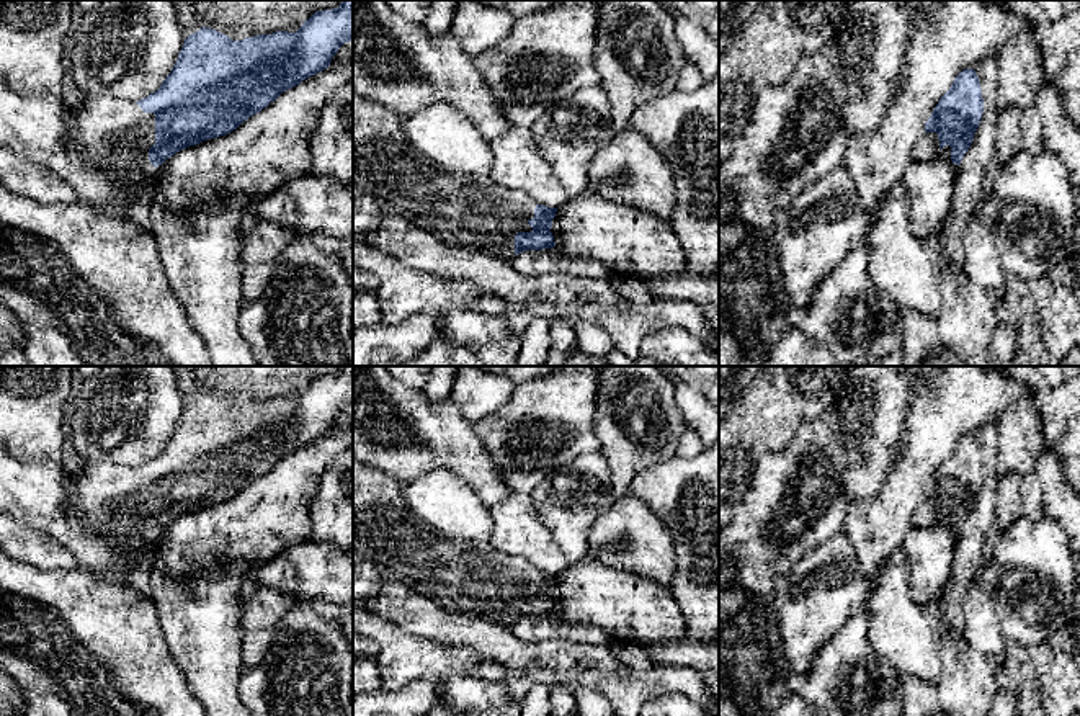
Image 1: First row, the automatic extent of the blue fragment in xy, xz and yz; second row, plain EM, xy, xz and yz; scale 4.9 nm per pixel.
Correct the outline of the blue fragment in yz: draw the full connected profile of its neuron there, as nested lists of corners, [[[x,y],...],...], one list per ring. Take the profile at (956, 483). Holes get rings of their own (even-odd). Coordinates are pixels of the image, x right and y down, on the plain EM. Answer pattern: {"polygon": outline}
{"polygon": [[[964,435],[954,445],[951,454],[939,464],[931,482],[925,489],[925,499],[913,515],[913,526],[951,526],[959,531],[969,517],[984,479],[980,448],[974,435]]]}

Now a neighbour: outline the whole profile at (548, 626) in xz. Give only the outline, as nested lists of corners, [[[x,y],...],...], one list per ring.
[[[559,613],[521,618],[511,631],[523,641],[559,639],[590,646],[609,646],[613,642],[606,629],[596,624],[572,623]]]

